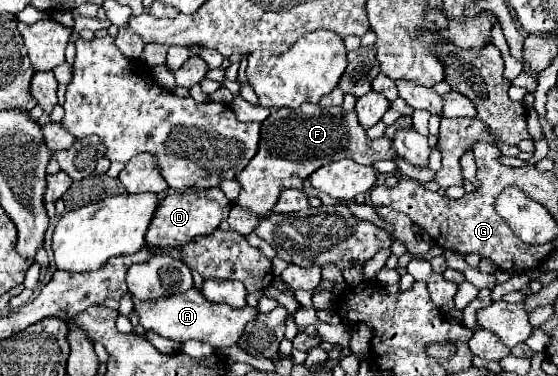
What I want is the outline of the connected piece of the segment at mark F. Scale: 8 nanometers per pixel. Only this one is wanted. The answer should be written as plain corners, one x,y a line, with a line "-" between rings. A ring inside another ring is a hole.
318,104
272,110
272,114
262,122
256,156
242,172
236,174
236,182
242,186
242,190
234,204
262,218
274,208
282,188
302,188
302,182
328,162
352,158
362,164
372,164
376,160
390,160
394,156
396,152
390,140
384,136
370,140
366,136
366,130
360,126
356,112
346,114
340,106
318,108

